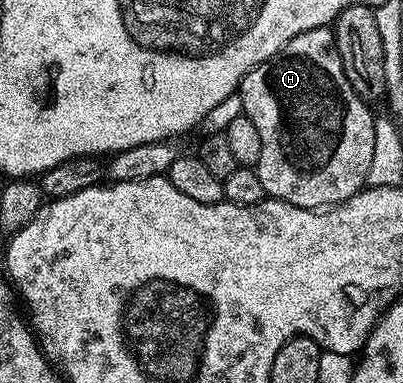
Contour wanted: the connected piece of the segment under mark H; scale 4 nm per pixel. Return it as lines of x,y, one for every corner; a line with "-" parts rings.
332,27
307,30
291,38
279,54
245,75
239,89
240,96
240,111
251,118
263,142
256,169
266,197
300,208
328,210
350,200
366,187
374,151
375,116
369,113
370,105
355,94
351,82
347,82
347,74
343,74
343,62
335,46

